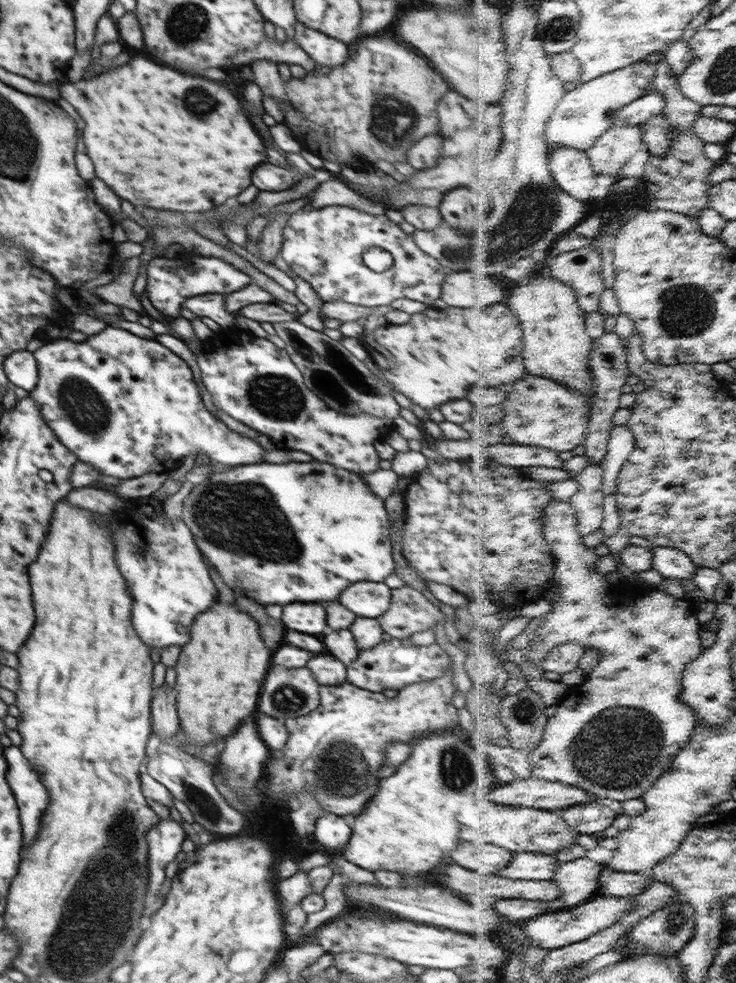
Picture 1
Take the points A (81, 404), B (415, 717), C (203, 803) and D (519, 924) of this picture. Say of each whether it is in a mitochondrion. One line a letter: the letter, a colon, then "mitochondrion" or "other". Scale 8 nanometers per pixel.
A: mitochondrion
B: other
C: mitochondrion
D: other

